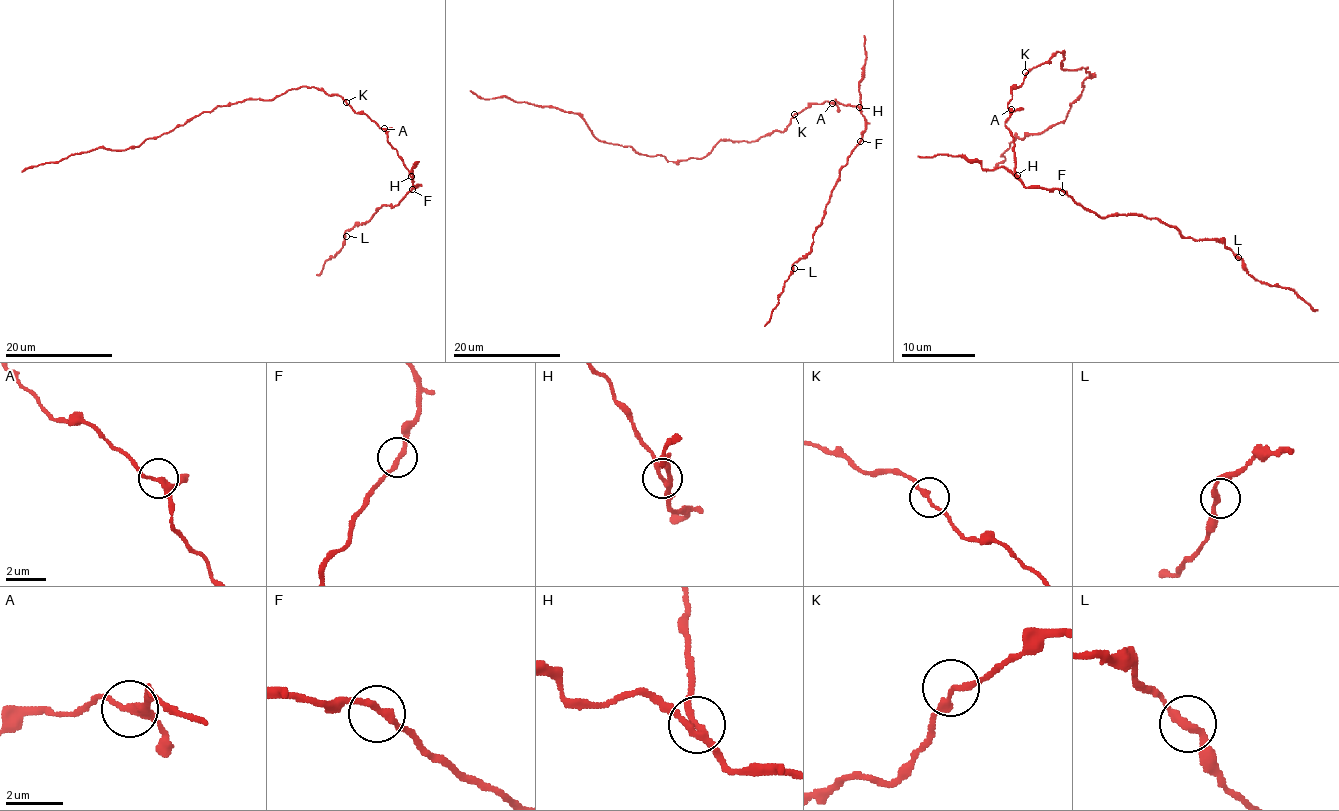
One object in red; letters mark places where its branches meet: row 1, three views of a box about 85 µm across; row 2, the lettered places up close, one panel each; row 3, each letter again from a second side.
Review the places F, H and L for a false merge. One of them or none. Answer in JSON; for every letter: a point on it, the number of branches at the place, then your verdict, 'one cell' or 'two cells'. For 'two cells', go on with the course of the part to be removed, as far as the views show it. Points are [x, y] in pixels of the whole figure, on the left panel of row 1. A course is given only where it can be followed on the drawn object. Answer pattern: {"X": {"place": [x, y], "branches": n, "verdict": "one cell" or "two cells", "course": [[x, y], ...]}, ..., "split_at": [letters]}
{"F": {"place": [412, 189], "branches": 2, "verdict": "one cell"}, "H": {"place": [411, 176], "branches": 3, "verdict": "two cells", "course": [[410, 177], [386, 132], [343, 99], [314, 87], [219, 106], [129, 149], [96, 147], [22, 171]]}, "L": {"place": [346, 236], "branches": 2, "verdict": "one cell"}, "split_at": ["H"]}

